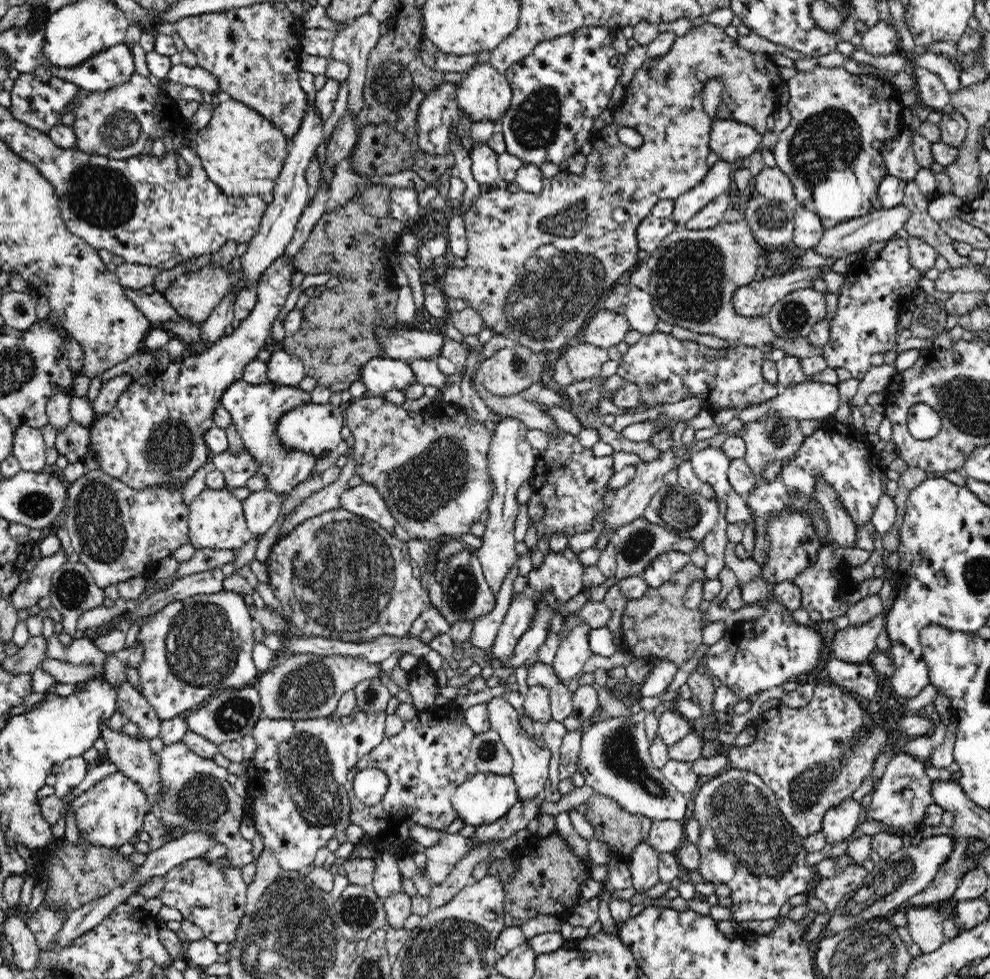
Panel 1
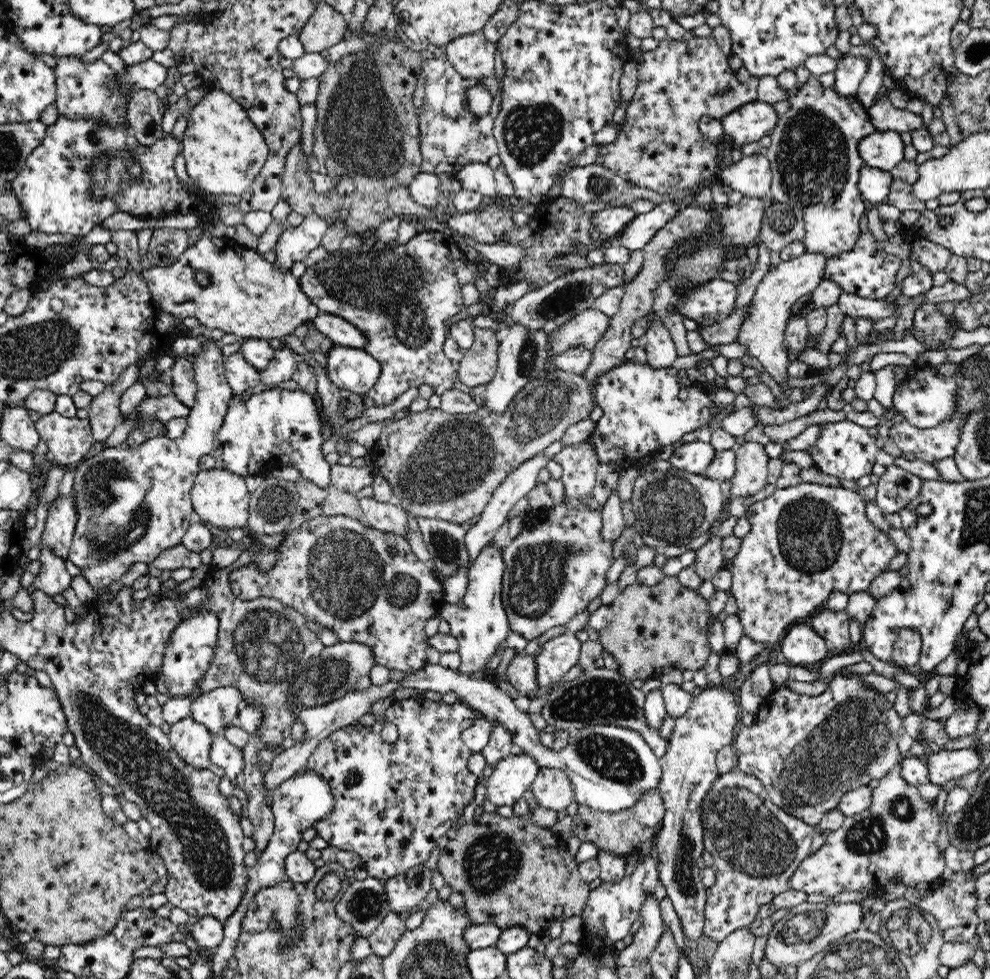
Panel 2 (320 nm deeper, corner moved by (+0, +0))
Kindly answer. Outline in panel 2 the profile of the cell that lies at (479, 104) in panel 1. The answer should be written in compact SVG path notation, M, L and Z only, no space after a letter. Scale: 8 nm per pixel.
M483 31L465 34L445 44L448 62L464 77L476 78L479 82L494 73L494 50L497 45L490 42Z

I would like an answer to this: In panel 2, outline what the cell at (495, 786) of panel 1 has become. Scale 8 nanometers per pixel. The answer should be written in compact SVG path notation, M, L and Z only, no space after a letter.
M523 751L501 760L488 778L487 798L496 807L513 807L530 790L539 768L539 764Z

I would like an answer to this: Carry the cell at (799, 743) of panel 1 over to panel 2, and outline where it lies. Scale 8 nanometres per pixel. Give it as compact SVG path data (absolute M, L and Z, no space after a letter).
M841 668L830 676L826 688L818 696L802 695L785 688L773 690L770 694L764 696L754 724L750 727L739 726L732 746L737 755L737 767L742 772L759 778L765 784L769 798L775 806L778 806L781 810L793 815L795 818L800 818L804 823L816 827L822 821L824 814L839 809L843 796L849 791L868 785L870 780L884 778L897 766L903 756L898 750L897 743L898 727L901 719L897 711L892 707L892 704L888 702L888 699L874 687L860 679L860 674L852 674Z

